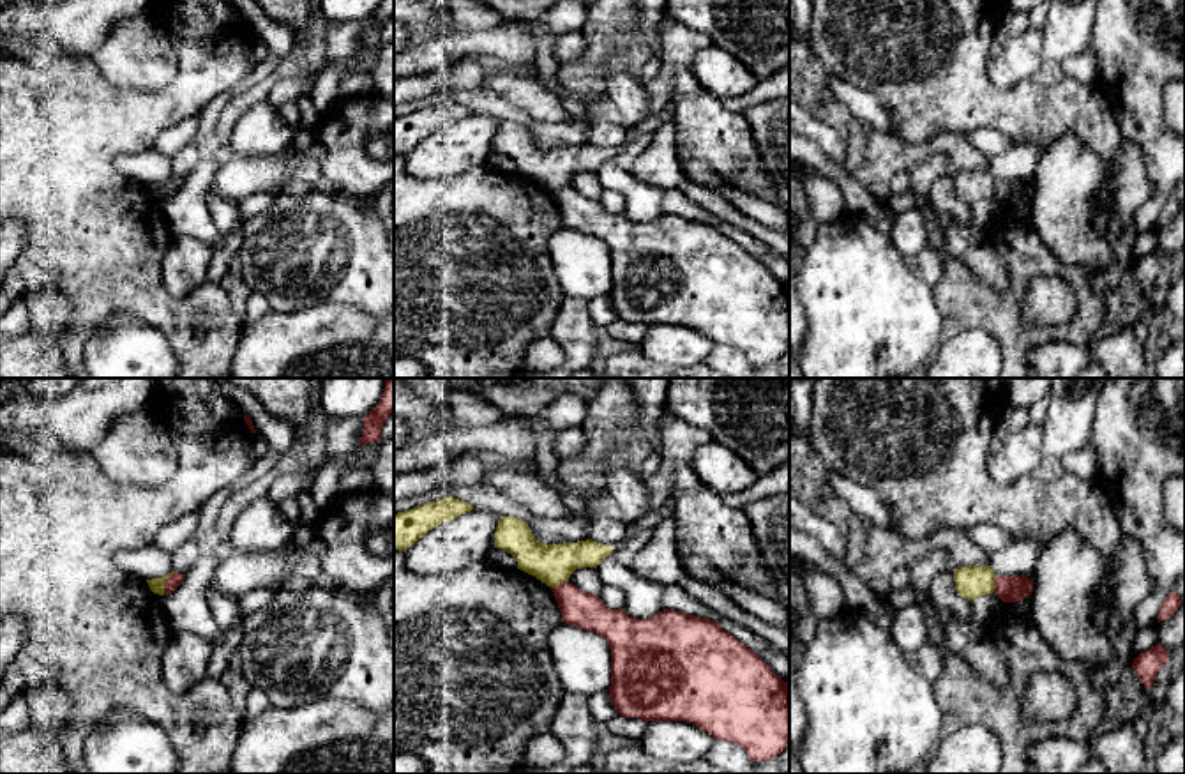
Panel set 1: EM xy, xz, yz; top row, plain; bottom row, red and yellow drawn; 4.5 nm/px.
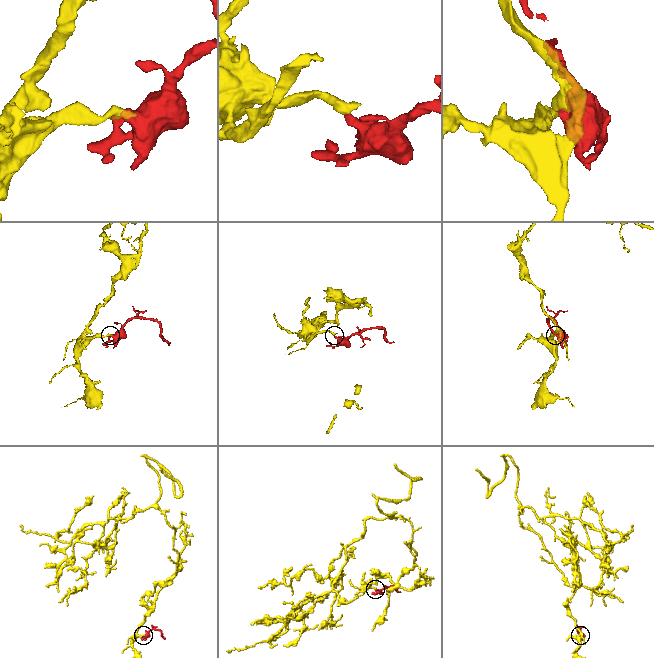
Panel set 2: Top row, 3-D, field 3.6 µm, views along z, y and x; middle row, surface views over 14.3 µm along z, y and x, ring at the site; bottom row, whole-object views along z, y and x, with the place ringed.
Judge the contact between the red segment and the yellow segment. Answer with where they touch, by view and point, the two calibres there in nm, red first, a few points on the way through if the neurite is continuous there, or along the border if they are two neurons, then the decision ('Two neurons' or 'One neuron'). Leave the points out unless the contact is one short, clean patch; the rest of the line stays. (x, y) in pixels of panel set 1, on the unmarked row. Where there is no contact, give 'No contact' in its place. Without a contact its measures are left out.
Touches red at xy (166, 186). Thickness 60 nm (red) against 70 nm. Boundary: xy (173, 175), (163, 197). Two neurons

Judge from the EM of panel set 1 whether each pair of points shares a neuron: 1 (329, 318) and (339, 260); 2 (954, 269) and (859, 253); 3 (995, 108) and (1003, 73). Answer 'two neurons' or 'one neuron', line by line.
1: two neurons
2: two neurons
3: two neurons

